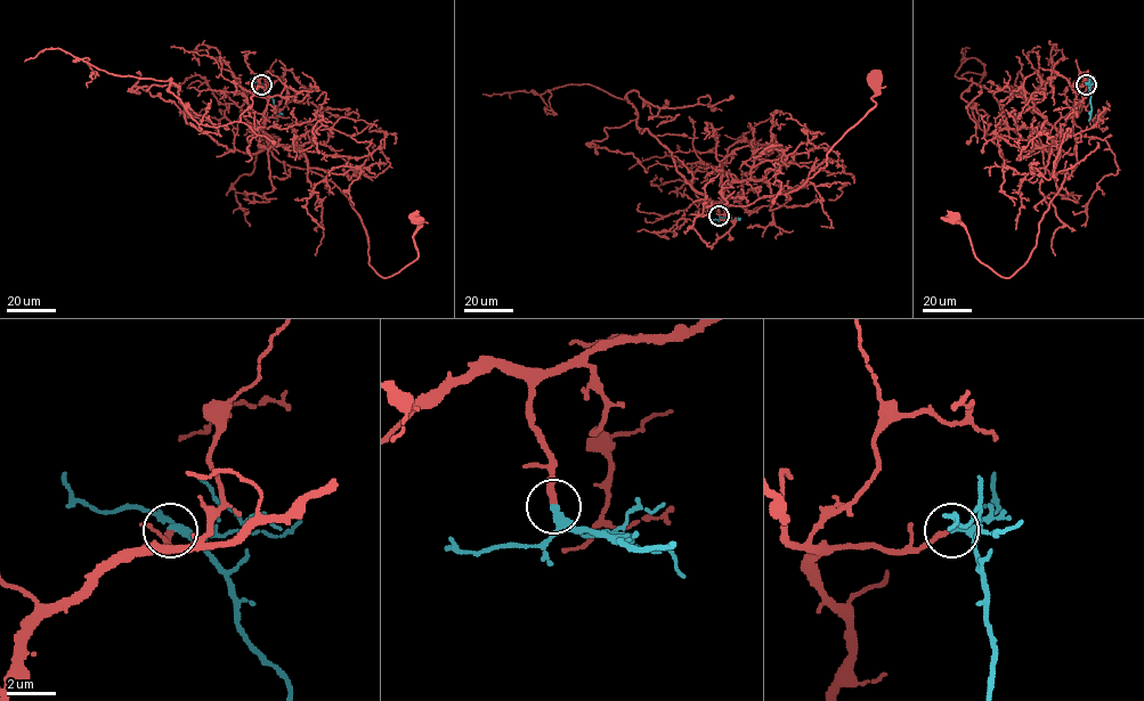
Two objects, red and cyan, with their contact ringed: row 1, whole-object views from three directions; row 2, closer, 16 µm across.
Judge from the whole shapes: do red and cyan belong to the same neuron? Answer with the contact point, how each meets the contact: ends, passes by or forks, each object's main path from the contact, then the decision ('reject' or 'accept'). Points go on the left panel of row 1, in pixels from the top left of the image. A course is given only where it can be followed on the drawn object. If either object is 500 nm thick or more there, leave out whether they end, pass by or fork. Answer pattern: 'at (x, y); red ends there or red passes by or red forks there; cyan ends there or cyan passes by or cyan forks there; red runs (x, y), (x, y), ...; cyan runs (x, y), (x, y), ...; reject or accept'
at (261, 84); red ends there; cyan passes by; red runs (261, 84), (242, 115), (280, 161), (348, 198), (382, 277), (418, 257), (418, 219); cyan runs (261, 84), (278, 113), (276, 121); accept

